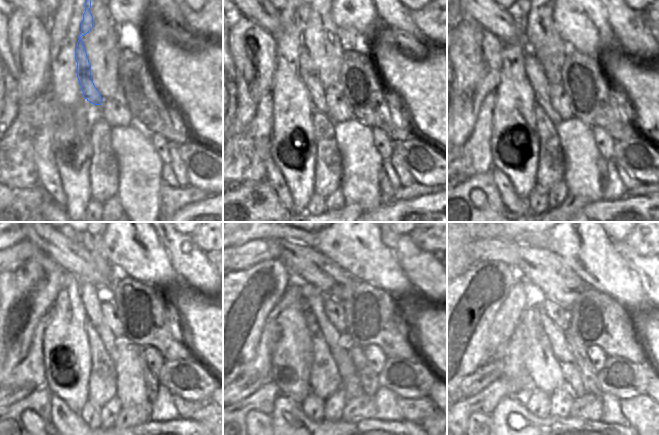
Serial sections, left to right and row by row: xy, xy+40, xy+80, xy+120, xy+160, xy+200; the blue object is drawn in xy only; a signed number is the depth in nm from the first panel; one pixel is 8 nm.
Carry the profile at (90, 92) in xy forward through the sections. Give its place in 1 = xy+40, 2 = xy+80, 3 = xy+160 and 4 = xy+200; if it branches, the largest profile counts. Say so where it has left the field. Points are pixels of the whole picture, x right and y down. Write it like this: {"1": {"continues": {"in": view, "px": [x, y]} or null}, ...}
{"1": {"continues": {"in": "xy+40", "px": [309, 73]}}, "2": {"continues": {"in": "xy+80", "px": [534, 70]}}, "3": {"continues": {"in": "xy+160", "px": [314, 299]}}, "4": {"continues": {"in": "xy+200", "px": [557, 337]}}}

